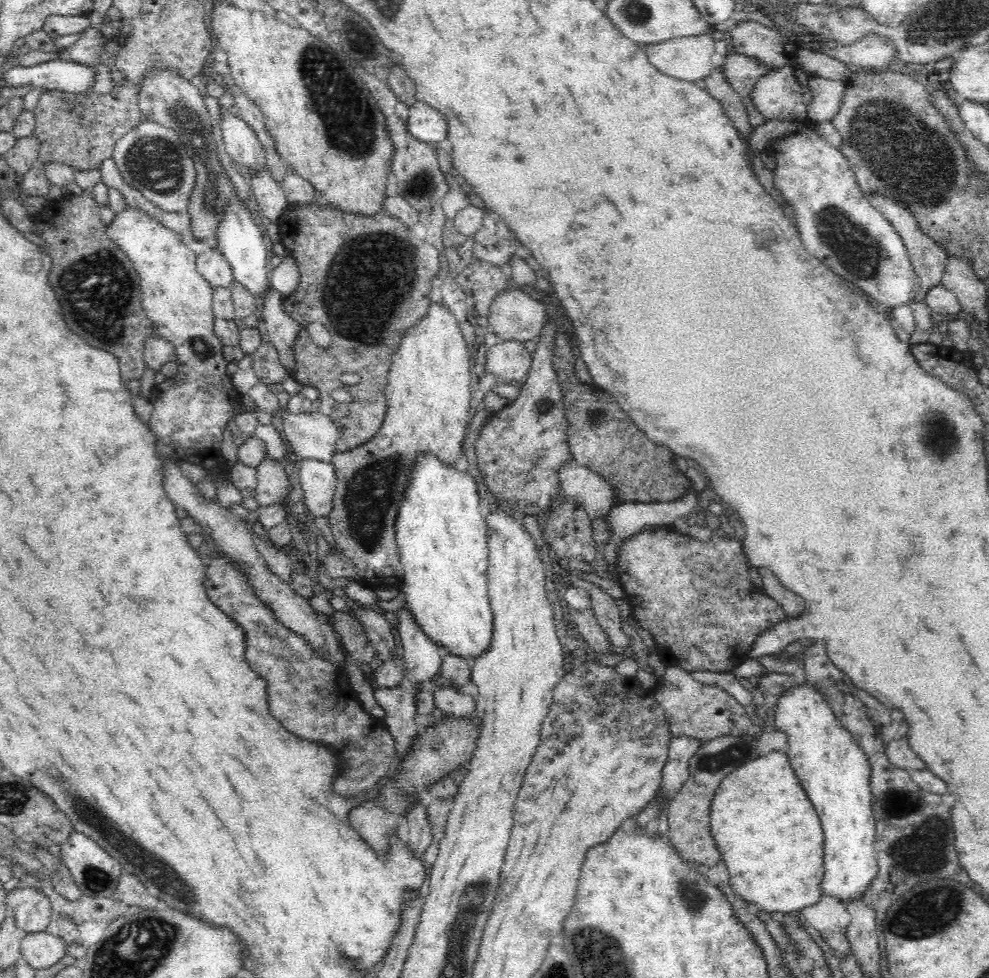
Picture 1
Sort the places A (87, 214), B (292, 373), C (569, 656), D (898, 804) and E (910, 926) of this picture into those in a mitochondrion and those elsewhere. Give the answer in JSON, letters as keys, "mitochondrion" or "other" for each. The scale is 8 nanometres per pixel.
{"A":"other","B":"other","C":"other","D":"other","E":"mitochondrion"}

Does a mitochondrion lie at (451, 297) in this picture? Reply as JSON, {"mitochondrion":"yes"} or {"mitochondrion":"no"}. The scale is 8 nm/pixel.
{"mitochondrion":"no"}

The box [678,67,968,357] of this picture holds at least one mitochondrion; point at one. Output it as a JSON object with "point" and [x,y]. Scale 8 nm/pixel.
{"point":[882,135]}

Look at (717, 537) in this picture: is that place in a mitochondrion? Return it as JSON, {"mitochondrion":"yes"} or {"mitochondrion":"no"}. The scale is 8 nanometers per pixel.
{"mitochondrion":"yes"}

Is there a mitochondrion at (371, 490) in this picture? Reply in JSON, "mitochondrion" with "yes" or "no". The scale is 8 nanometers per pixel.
{"mitochondrion":"yes"}

